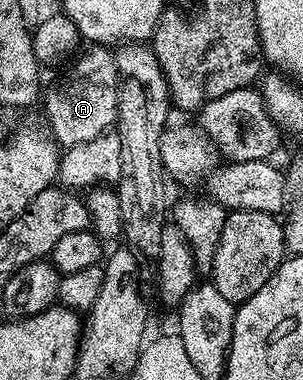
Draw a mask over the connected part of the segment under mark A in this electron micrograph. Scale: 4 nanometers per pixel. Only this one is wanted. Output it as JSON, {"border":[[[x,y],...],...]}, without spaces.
{"border":[[[98,44],[87,49],[91,50],[83,50],[48,90],[46,87],[41,102],[41,106],[47,109],[50,137],[63,148],[85,144],[85,140],[108,133],[119,117],[119,69],[115,54],[108,47]]]}

